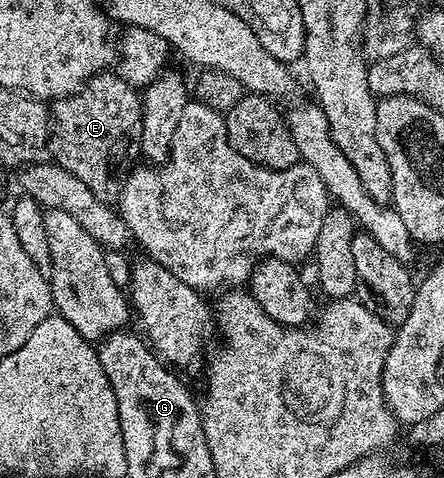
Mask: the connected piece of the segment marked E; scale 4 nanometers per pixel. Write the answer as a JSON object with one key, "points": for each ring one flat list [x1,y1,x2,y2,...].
{"points":[[86,83,73,94,72,97,57,99,51,105,51,120,49,122,49,144,48,152,56,164,61,165,75,179,79,179,86,187,91,187,91,191,106,203,113,203,121,196,122,182,116,181,112,177,113,165,121,161,121,156,125,153,125,148,129,145,129,140,138,136,141,128,141,93,133,91,129,97,129,109,121,106,121,101,113,93,93,93,94,86]]}

